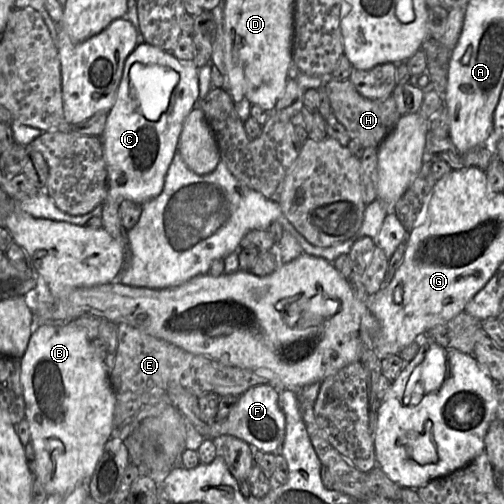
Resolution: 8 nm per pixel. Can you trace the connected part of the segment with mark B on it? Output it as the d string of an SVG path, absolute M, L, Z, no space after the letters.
M73 322L63 325L38 324L31 335L24 355L19 359L21 364L20 381L26 404L25 418L29 423L31 443L34 447L36 456L35 478L42 483L48 495L67 495L72 492L78 484L88 481L93 475L96 465L103 455L107 441L112 437L112 427L116 406L115 391L110 382L110 376L105 361L102 361L98 357L91 342L92 341L90 341L86 336L85 331L78 328Z

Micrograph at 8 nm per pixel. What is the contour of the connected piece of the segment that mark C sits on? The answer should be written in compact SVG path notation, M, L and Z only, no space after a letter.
M142 43L127 57L115 102L108 112L100 136L107 171L107 194L110 199L132 200L143 204L157 197L164 188L169 165L178 151L179 136L185 118L199 103L199 68L194 61L178 60L171 52Z

